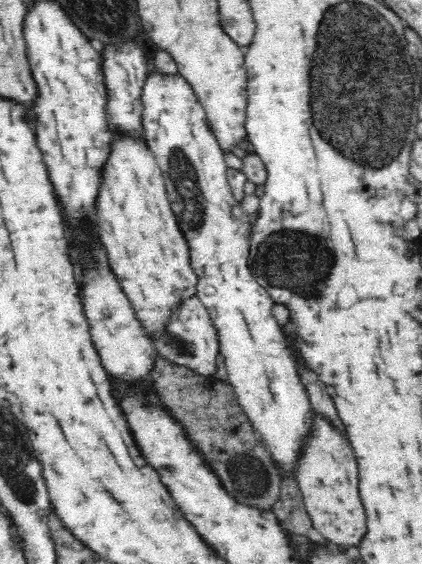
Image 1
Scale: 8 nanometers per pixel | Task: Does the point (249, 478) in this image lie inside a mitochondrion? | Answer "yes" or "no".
yes

